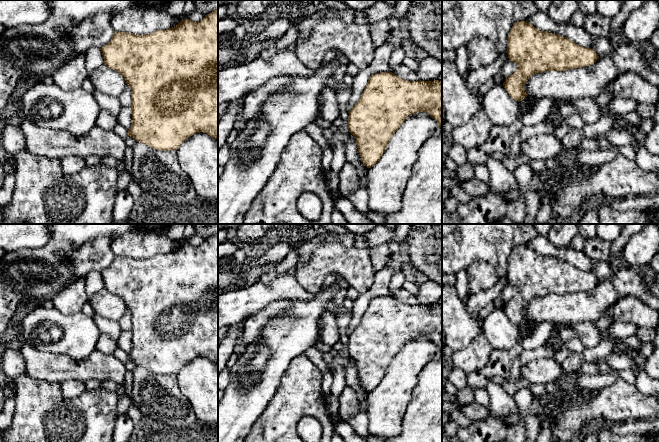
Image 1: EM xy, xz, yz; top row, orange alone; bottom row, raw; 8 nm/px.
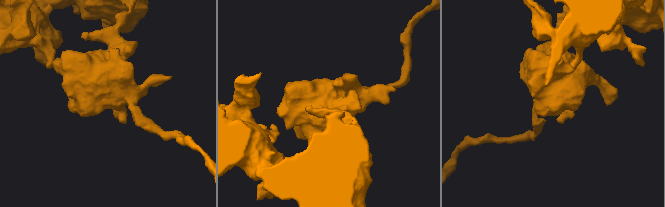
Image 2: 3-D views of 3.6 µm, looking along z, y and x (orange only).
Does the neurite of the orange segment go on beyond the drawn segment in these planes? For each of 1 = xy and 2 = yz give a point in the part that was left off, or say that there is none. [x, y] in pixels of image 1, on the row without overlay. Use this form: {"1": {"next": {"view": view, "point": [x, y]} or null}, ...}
{"1": {"next": null}, "2": {"next": null}}

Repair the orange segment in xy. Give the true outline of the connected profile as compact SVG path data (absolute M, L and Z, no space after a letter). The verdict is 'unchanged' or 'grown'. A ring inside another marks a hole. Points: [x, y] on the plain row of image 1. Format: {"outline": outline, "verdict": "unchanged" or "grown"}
{"outline": "M218 233L200 246L184 243L175 251L150 258L114 255L111 265L100 274L104 288L121 298L131 312L132 348L128 360L162 375L177 374L187 362L200 356L218 363Z", "verdict": "unchanged"}

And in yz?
{"outline": "M528 245L513 248L506 277L517 292L505 303L503 310L515 325L528 320L524 309L532 299L590 290L599 282L593 273L579 270L566 261L540 255Z", "verdict": "unchanged"}

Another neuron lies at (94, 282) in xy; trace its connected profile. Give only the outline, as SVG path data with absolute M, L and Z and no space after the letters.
M91 271L86 277L86 293L88 295L88 301L83 307L82 311L86 315L92 316L94 314L93 308L90 304L90 299L93 297L95 293L104 288L104 282L100 272Z

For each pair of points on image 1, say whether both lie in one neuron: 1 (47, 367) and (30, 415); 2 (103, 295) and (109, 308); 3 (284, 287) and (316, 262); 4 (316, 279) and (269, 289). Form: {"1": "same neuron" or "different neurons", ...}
{"1": "different neurons", "2": "same neuron", "3": "different neurons", "4": "different neurons"}

